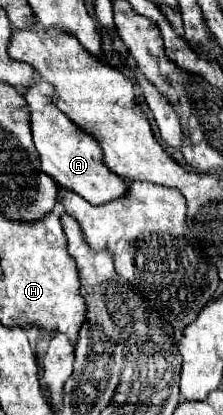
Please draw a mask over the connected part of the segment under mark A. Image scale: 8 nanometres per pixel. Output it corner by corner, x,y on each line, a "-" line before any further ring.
37,77
33,89
23,93
31,111
33,143
41,157
41,169
51,175
61,187
81,195
91,205
101,205
125,197
127,183
119,175
111,173
109,167
105,167
103,149
97,139
87,131
81,131
81,127
77,127
69,117
65,117
65,113
61,113
61,109
55,105
53,91
53,85
49,85
43,77

